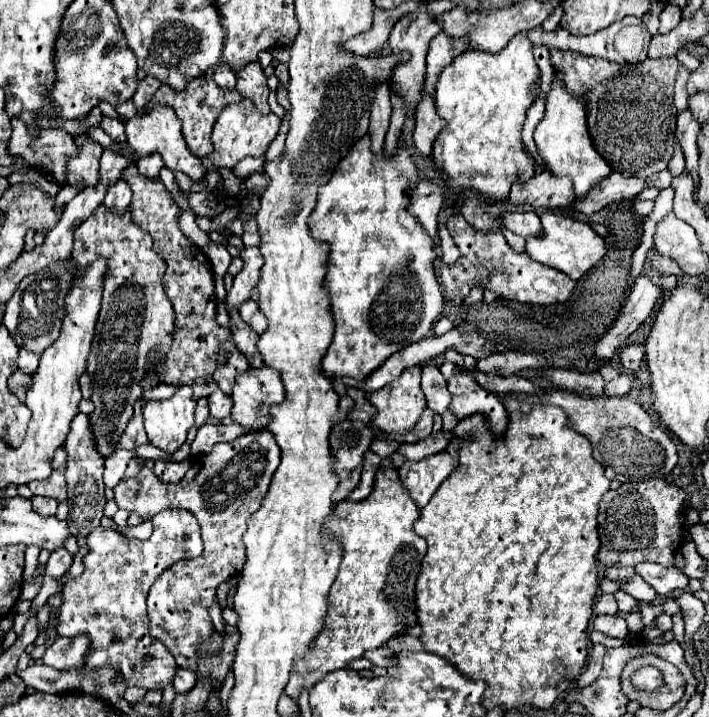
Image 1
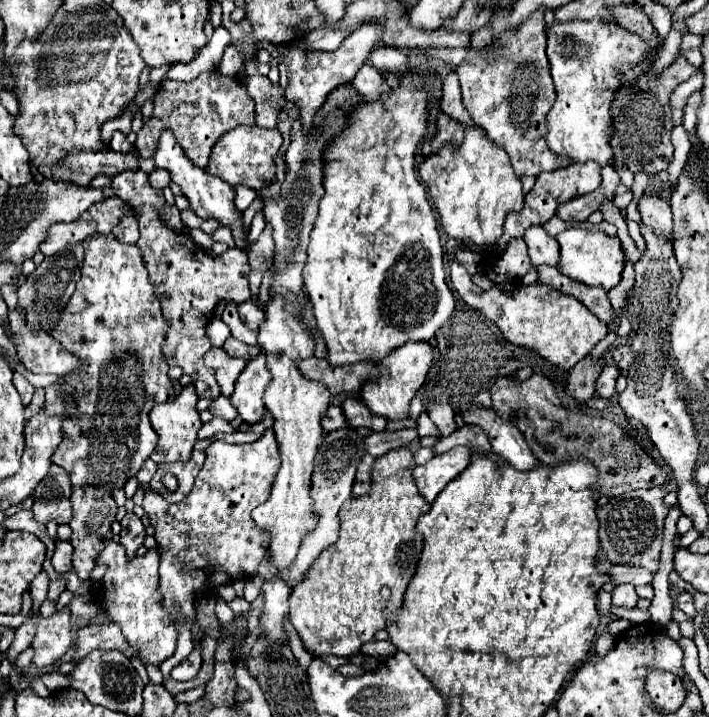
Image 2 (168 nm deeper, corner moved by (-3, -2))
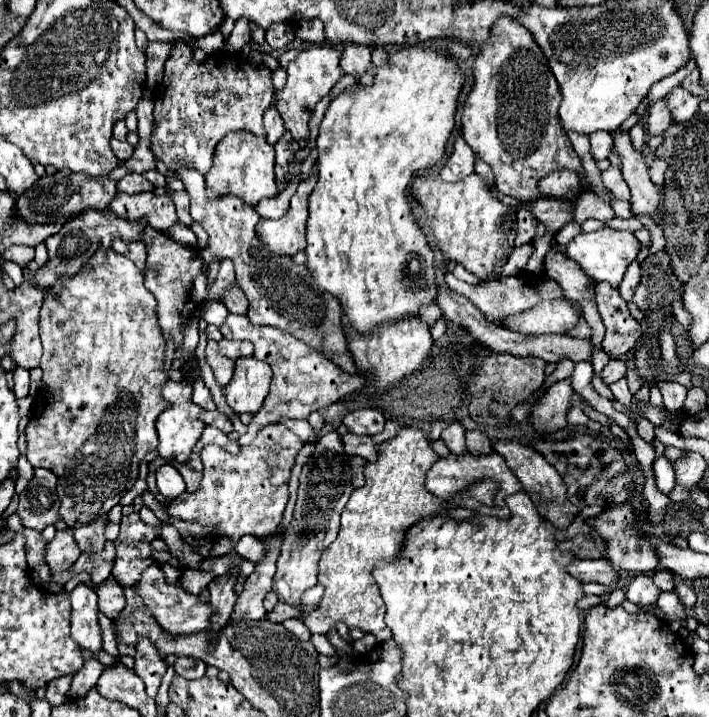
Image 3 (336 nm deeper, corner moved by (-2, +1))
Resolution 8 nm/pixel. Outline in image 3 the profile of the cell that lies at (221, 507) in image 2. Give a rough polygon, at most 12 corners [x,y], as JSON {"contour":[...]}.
{"contour":[[264,426],[238,456],[202,450],[200,490],[170,516],[232,544],[274,532],[302,440]]}

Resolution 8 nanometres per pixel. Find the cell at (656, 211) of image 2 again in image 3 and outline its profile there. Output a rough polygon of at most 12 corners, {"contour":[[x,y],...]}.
{"contour":[[614,130],[614,152],[632,192],[632,212],[654,216],[660,192],[628,130]]}

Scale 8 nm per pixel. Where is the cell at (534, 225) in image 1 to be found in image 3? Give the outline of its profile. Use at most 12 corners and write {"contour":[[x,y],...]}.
{"contour":[[548,250],[546,274],[582,308],[592,330],[590,362],[600,374],[610,356],[600,346],[604,324],[594,306],[594,280],[574,260]]}

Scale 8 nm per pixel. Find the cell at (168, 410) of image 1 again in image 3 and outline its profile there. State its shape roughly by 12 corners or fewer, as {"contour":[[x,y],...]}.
{"contour":[[168,380],[170,402],[156,422],[158,454],[186,462],[198,442],[204,412],[192,384]]}

